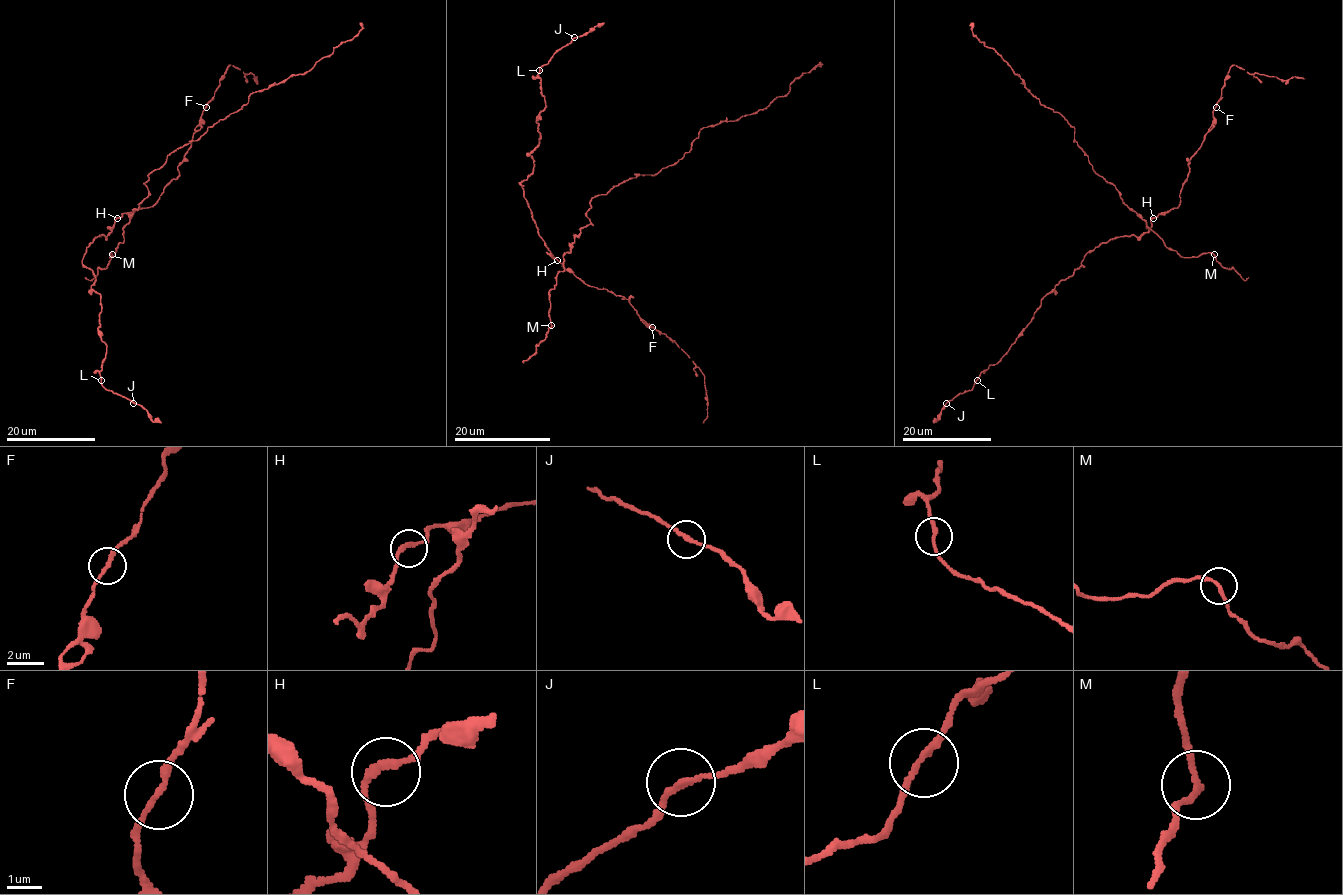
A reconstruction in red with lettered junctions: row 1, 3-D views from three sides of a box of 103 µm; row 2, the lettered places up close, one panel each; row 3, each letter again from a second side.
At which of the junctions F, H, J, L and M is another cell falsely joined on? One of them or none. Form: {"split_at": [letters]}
{"split_at": []}

